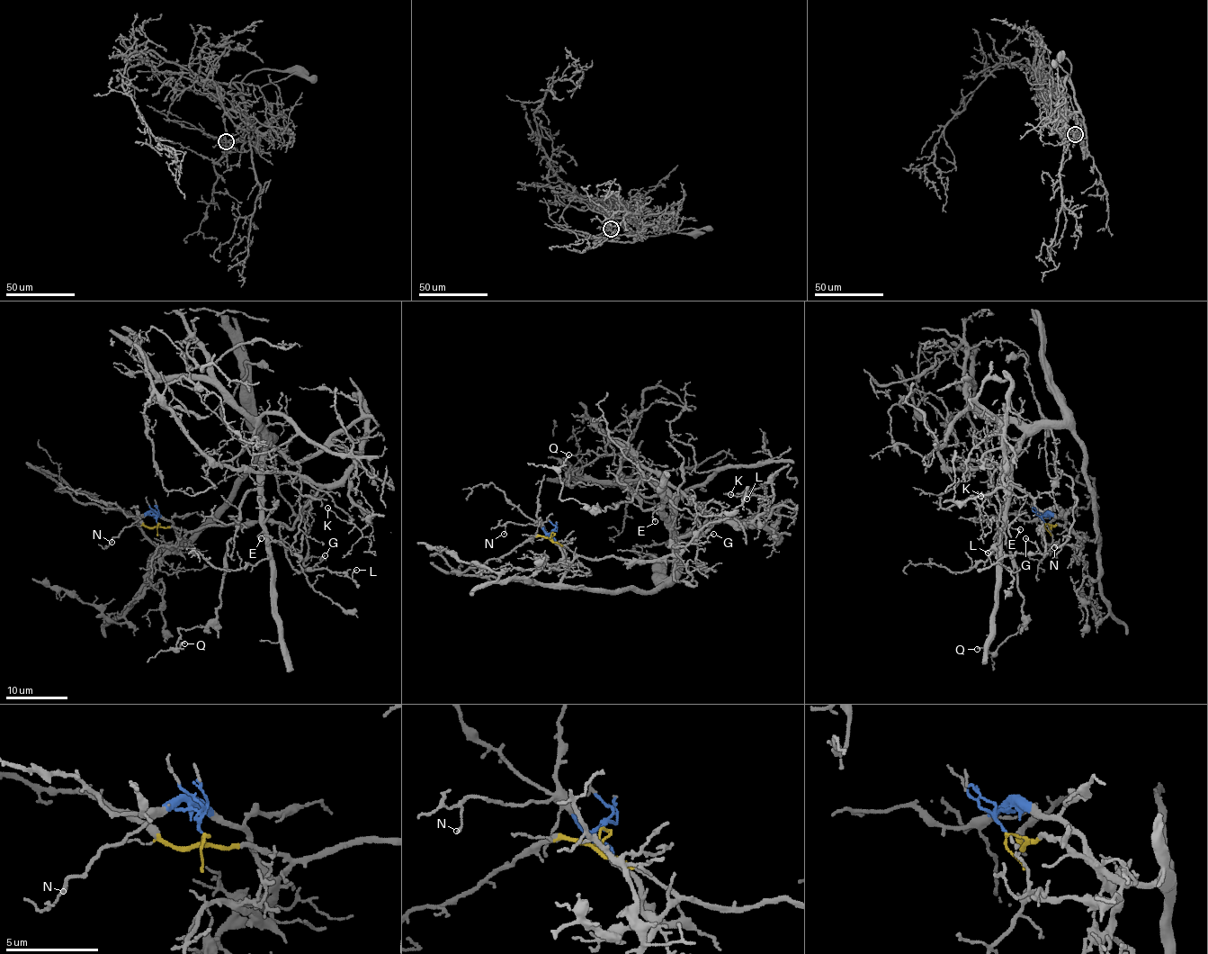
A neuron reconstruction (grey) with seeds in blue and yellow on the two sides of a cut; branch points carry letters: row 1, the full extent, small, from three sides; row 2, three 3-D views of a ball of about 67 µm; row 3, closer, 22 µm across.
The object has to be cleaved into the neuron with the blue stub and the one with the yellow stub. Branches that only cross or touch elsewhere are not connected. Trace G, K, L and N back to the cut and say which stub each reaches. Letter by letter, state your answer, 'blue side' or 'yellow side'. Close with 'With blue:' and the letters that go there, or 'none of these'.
G: yellow side
K: yellow side
L: yellow side
N: blue side
With blue: N

